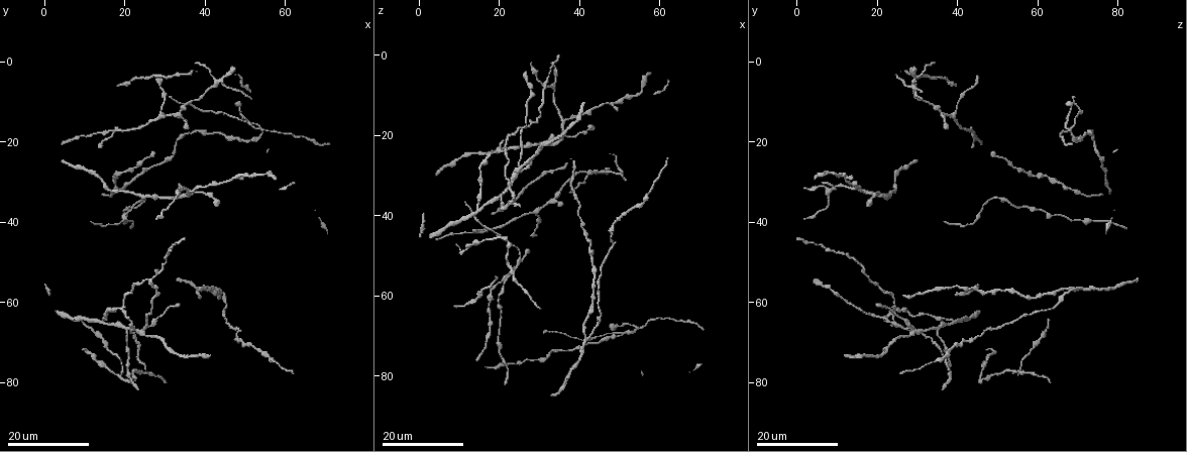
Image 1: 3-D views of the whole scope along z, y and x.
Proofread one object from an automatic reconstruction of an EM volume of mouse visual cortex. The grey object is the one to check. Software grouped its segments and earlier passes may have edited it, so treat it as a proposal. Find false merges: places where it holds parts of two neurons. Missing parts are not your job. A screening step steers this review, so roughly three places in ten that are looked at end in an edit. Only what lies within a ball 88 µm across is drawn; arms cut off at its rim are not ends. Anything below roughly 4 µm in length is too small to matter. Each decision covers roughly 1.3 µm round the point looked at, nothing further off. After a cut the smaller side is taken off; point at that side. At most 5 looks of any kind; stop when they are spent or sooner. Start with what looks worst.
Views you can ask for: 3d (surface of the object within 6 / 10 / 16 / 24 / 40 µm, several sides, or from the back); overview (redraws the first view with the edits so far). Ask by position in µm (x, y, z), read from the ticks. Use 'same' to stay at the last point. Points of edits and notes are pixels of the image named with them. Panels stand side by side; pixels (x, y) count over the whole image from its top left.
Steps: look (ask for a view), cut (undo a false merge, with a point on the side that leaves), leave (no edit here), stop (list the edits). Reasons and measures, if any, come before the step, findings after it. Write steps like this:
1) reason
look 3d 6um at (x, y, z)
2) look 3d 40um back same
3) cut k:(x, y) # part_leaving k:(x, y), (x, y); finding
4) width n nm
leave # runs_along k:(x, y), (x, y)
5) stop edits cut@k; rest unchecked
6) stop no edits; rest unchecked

looks like a crossing
look 3d 24um at (54.0, 16.5, 68.0)

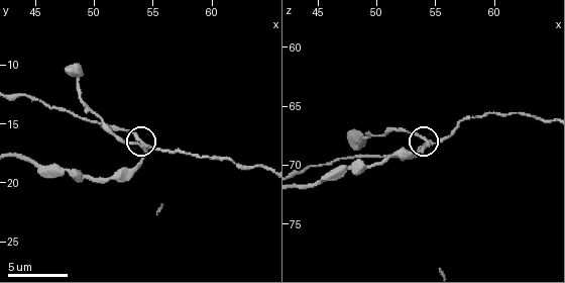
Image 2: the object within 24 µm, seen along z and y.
look 3d 10um at (54.0, 16.8, 67.8)

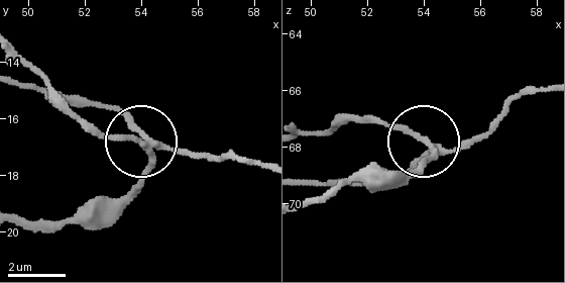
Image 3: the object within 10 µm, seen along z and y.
cut 3:(190, 153) # part_leaving 3:(149, 140), (109, 109), (22, 87); a second neuron is stuck on

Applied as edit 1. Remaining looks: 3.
side arm on a straight run
look 3d 16um at (49.5, 7.5, 30.0)

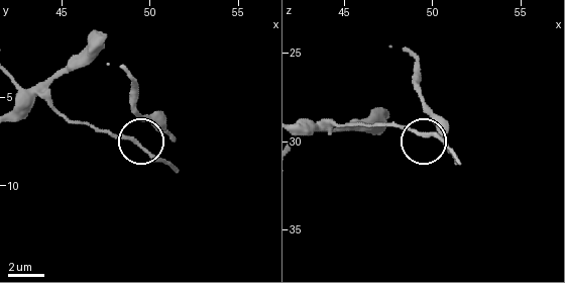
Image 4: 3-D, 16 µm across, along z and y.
look 3d 10um at (49.4, 7.6, 29.5)

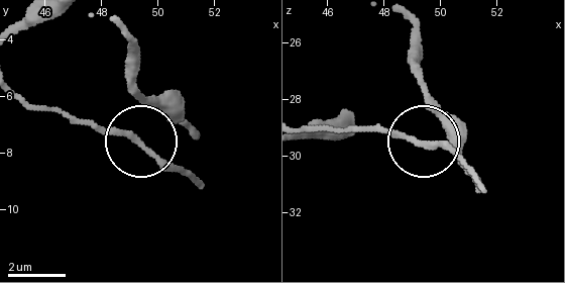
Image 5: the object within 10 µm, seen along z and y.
leave # runs_along 5:(21, 96), (137, 137), (179, 99); continuous, no second neuron

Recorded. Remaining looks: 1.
stop edits cut@3; rest unchecked

